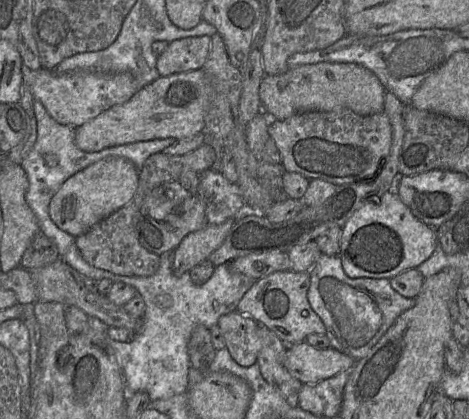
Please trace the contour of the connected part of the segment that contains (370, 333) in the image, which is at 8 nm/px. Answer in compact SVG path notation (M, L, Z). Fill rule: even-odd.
M322 254L308 273L308 301L326 327L330 347L356 361L364 358L397 318L415 305L415 298L399 294L389 279L350 278L344 272L339 255Z

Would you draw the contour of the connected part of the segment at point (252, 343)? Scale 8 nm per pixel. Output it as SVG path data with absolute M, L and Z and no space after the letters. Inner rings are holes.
M234 311L222 315L217 325L225 339L226 349L236 363L250 367L257 362L260 327L257 321Z

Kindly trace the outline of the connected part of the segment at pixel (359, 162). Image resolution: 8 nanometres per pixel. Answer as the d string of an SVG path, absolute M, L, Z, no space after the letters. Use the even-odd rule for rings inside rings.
M348 108L332 111L309 111L295 114L286 119L275 119L264 113L268 132L281 153L281 164L286 172L295 172L309 180L321 179L341 186L353 184L375 177L390 153L392 145L392 126L386 113L362 116Z

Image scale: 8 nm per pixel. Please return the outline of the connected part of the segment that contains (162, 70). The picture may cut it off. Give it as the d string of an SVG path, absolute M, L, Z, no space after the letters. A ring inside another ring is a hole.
M185 37L169 42L167 48L157 56L157 70L161 76L203 68L211 47L211 37Z

